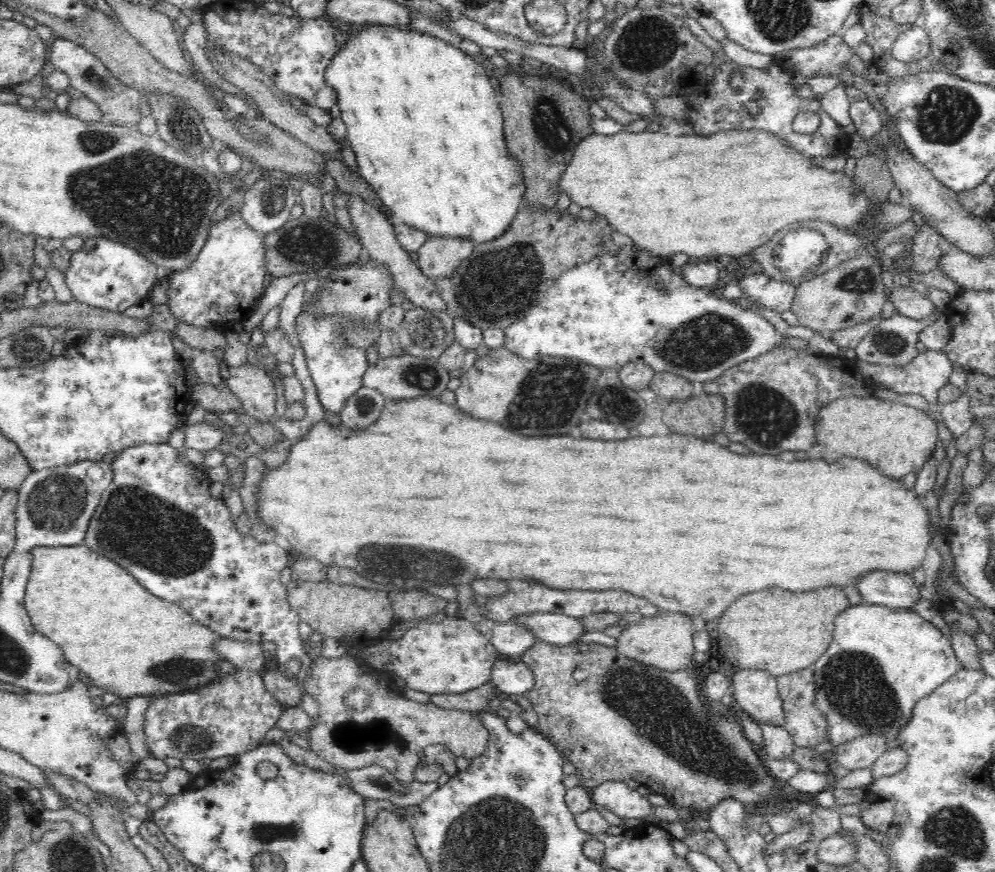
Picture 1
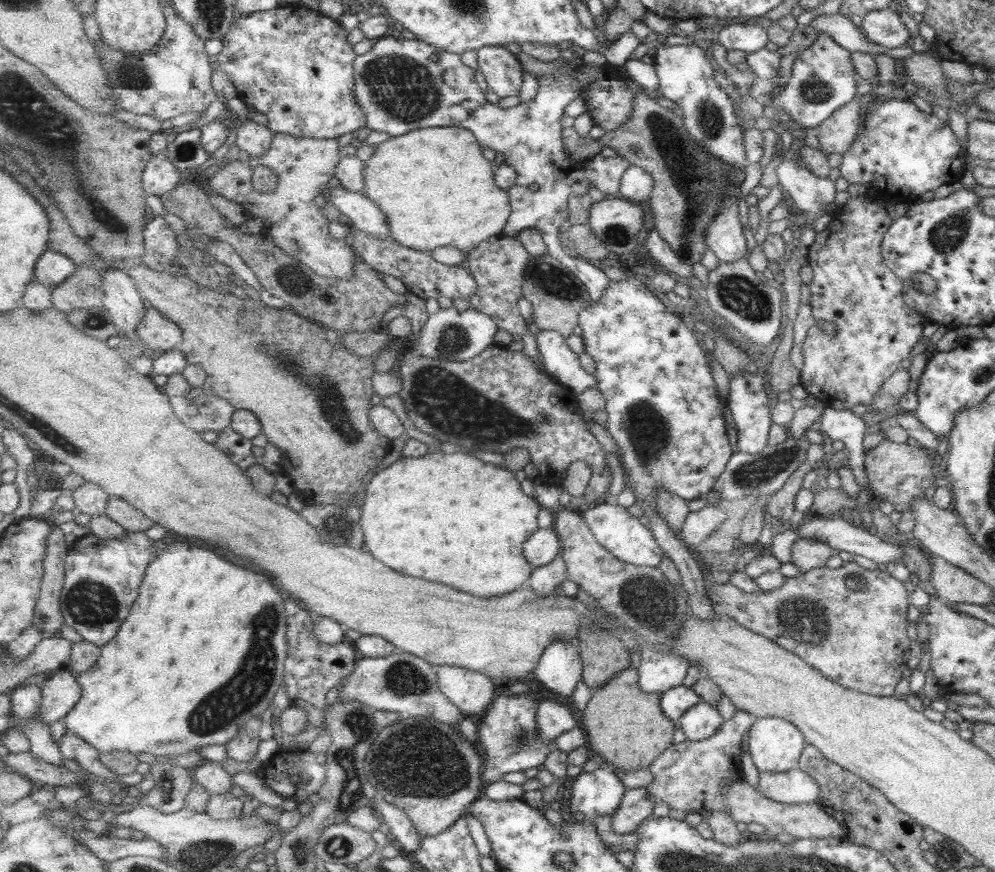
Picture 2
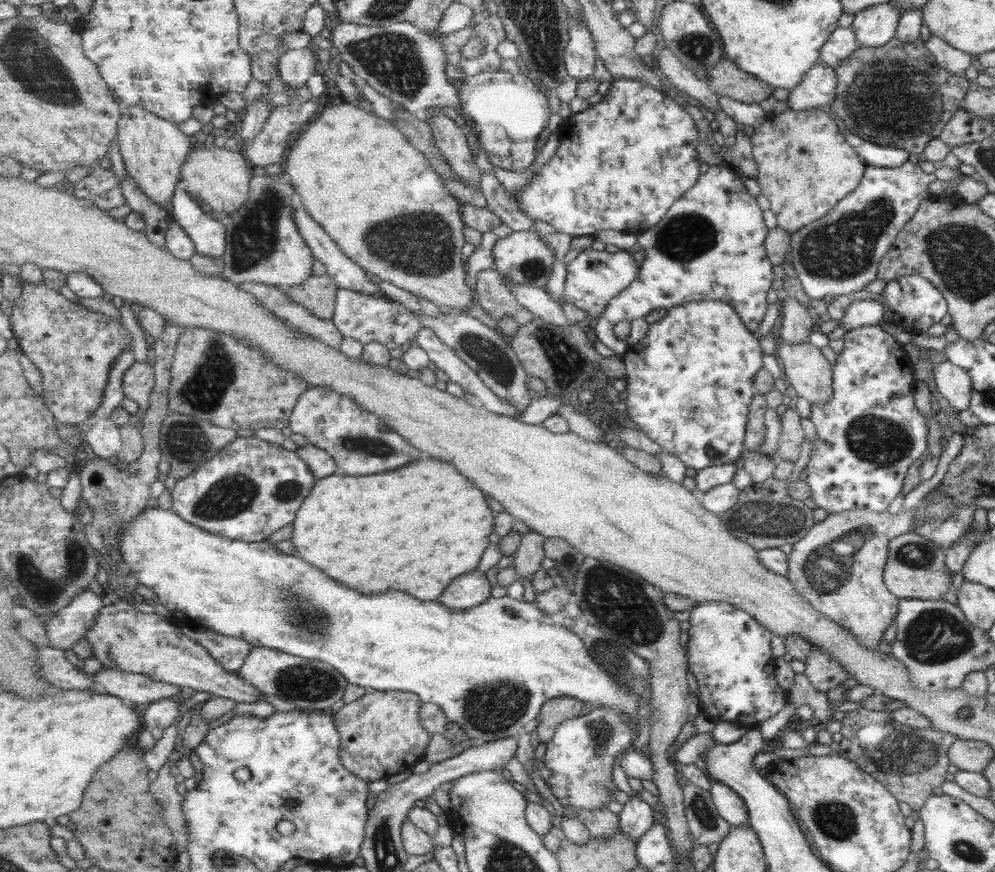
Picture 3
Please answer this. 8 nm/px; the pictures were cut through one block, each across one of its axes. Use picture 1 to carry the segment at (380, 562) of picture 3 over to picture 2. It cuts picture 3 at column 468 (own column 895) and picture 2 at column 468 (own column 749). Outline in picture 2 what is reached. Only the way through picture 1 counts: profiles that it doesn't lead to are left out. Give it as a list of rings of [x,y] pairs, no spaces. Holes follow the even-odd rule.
[[[436,450],[421,458],[402,456],[379,471],[362,491],[361,524],[371,554],[405,576],[449,584],[481,598],[503,596],[524,588],[535,567],[525,558],[523,544],[533,532],[540,530],[537,516],[543,506],[521,490],[515,473],[495,464],[485,464],[463,450],[454,454]]]

